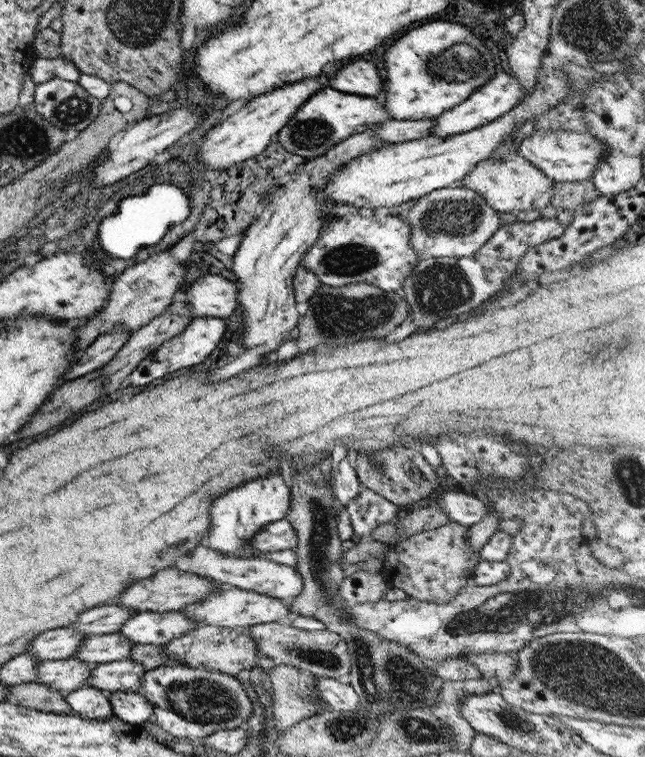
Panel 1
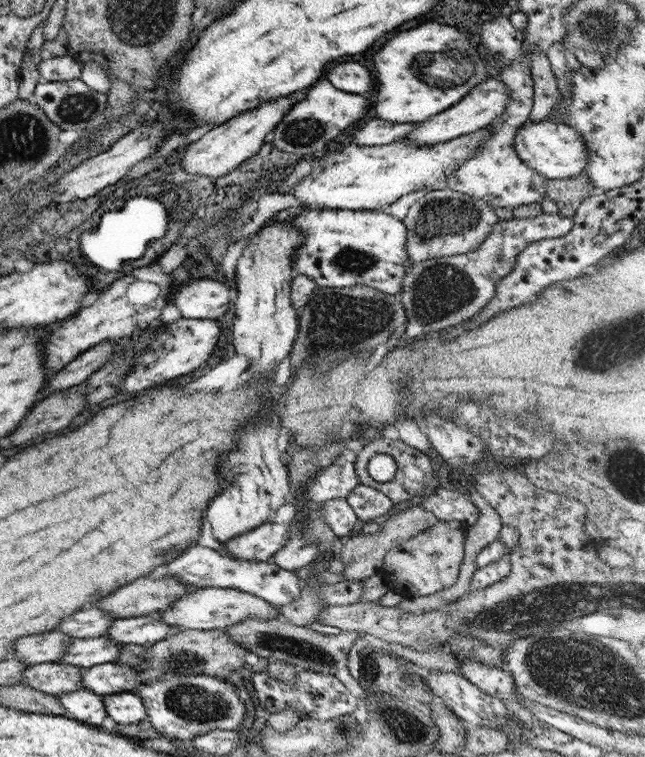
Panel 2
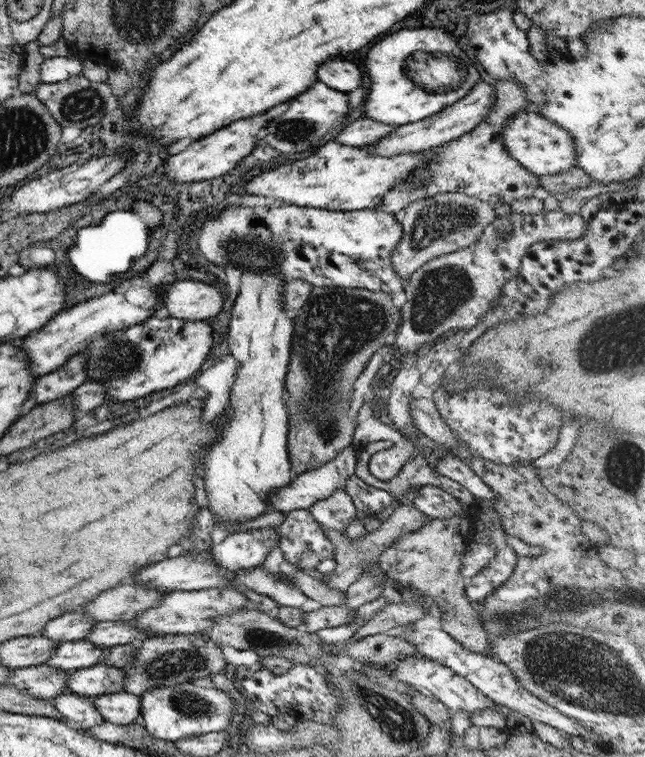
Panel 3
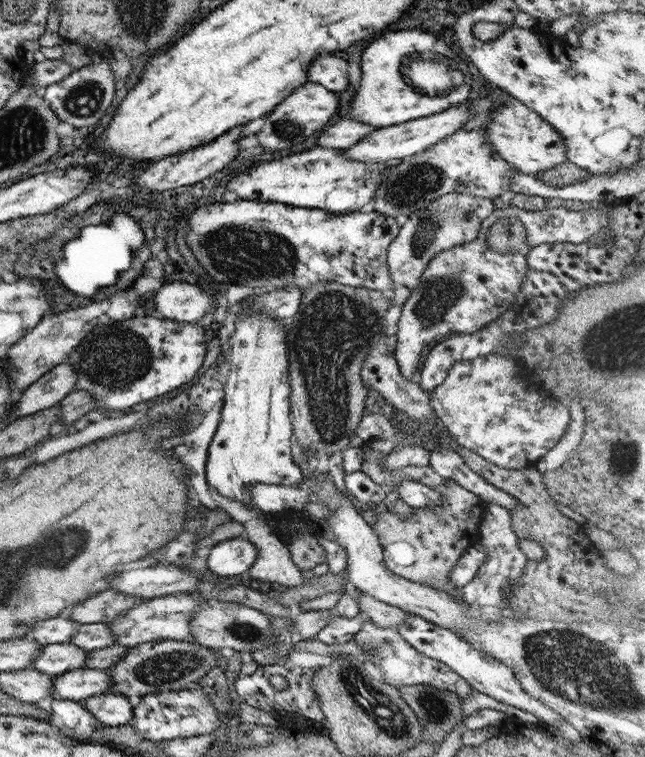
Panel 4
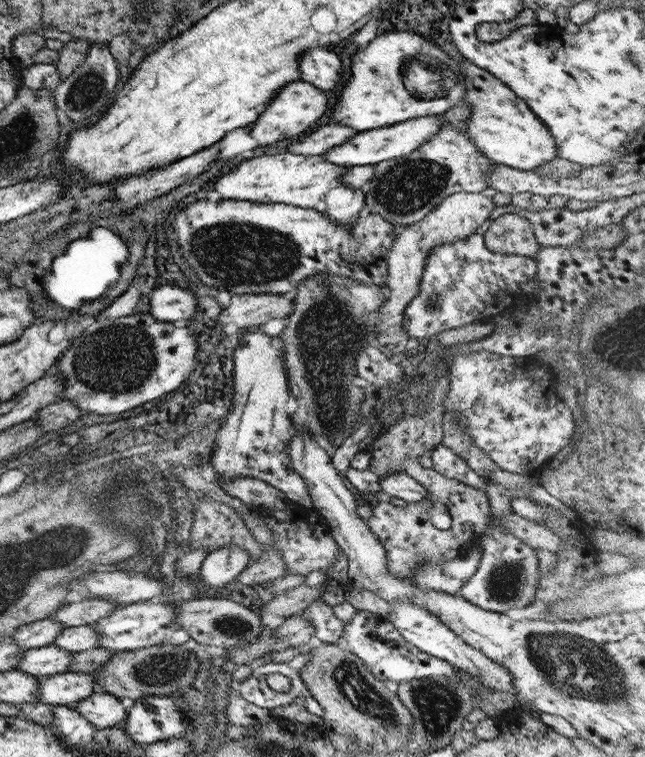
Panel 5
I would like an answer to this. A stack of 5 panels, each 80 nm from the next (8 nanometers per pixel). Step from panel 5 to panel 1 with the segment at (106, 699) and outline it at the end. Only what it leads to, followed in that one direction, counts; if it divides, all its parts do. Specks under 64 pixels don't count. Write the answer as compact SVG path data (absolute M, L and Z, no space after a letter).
M115 691L108 694L108 699L112 716L123 722L139 725L150 720L150 716L153 715L151 703L138 691Z

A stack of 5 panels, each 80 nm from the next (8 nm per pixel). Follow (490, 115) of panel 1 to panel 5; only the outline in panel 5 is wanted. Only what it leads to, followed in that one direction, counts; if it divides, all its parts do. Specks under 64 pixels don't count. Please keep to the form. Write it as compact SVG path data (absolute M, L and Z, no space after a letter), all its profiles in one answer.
M436 115L435 117L412 118L391 126L364 130L346 140L343 144L332 146L323 154L324 161L339 166L352 167L355 165L373 165L387 159L399 159L413 152L423 142L429 140L431 136L435 136L440 128L442 128L442 116Z

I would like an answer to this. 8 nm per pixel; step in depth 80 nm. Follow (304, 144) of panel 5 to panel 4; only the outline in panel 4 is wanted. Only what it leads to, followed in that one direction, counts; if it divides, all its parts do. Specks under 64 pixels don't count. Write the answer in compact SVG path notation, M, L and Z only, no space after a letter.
M339 119L333 125L325 126L323 130L311 139L311 146L321 148L345 149L367 133L375 130L374 126L363 124L351 119Z

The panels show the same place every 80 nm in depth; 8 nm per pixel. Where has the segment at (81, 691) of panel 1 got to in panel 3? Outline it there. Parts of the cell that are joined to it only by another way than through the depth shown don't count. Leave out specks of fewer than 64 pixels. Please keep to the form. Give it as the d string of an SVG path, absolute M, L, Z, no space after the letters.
M61 693L50 701L63 717L64 723L72 729L85 731L102 722L101 715L90 697Z

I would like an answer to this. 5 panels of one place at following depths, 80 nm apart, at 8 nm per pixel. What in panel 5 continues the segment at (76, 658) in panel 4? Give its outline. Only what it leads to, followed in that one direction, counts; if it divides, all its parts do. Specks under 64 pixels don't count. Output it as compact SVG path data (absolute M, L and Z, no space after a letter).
M53 644L27 649L14 668L42 679L64 673L68 670L72 660L72 653Z

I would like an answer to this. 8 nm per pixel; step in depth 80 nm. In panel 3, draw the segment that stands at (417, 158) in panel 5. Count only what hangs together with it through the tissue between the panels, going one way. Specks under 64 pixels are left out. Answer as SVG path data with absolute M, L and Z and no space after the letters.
M498 80L493 88L496 97L487 116L471 132L433 149L434 156L397 186L390 188L389 192L383 195L379 206L386 206L393 215L398 210L405 210L408 204L416 200L439 193L466 194L486 202L491 207L531 197L533 191L540 186L538 176L531 174L511 158L504 149L500 132L518 110L530 109L532 105L527 100L526 90L517 82Z

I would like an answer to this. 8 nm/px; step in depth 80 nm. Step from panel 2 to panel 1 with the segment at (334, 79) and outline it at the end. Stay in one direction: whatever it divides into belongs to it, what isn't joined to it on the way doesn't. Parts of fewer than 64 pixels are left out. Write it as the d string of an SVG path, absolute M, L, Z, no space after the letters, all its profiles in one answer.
M363 60L343 64L335 78L329 80L328 86L339 92L366 97L377 97L383 88L375 64Z

